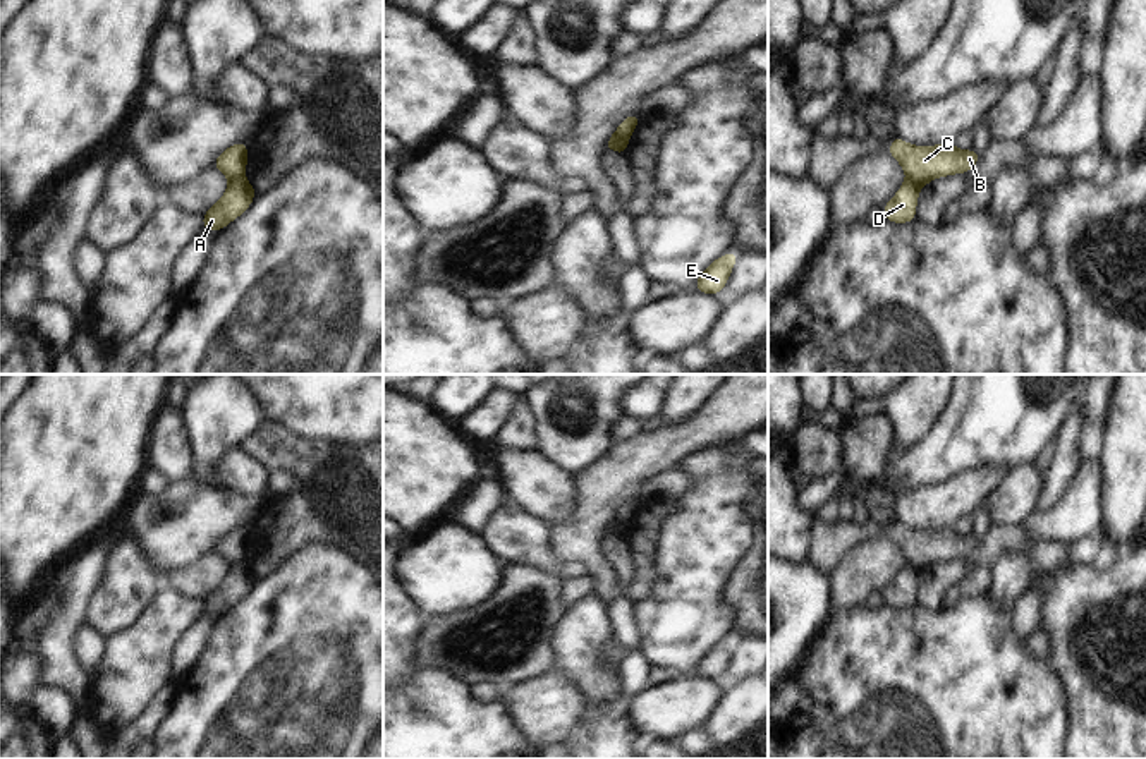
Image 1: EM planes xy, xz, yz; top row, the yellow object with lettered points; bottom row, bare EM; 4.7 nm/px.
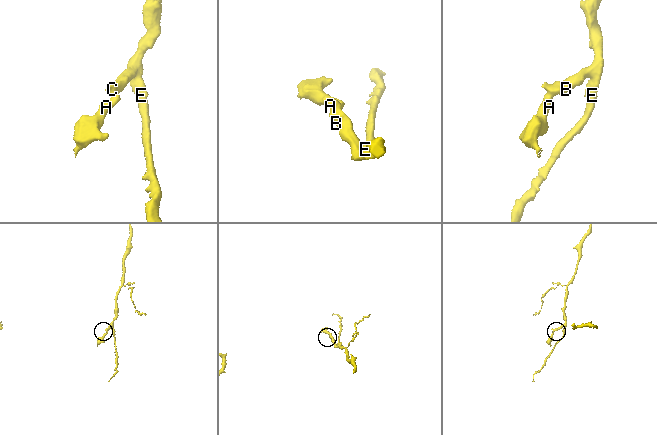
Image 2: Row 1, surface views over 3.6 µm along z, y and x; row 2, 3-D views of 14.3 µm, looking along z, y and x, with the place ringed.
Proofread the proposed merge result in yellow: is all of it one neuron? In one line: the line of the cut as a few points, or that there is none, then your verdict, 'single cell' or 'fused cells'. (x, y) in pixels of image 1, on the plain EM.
xy (243, 560), (231, 567) | fused cells

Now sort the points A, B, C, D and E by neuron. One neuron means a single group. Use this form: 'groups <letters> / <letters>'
groups A D / B C E

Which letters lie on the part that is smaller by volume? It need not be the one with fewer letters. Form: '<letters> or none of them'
A, D

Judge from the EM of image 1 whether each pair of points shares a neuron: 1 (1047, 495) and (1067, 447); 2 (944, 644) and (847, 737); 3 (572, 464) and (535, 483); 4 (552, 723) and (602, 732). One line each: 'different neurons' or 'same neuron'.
1: same neuron
2: same neuron
3: different neurons
4: different neurons

